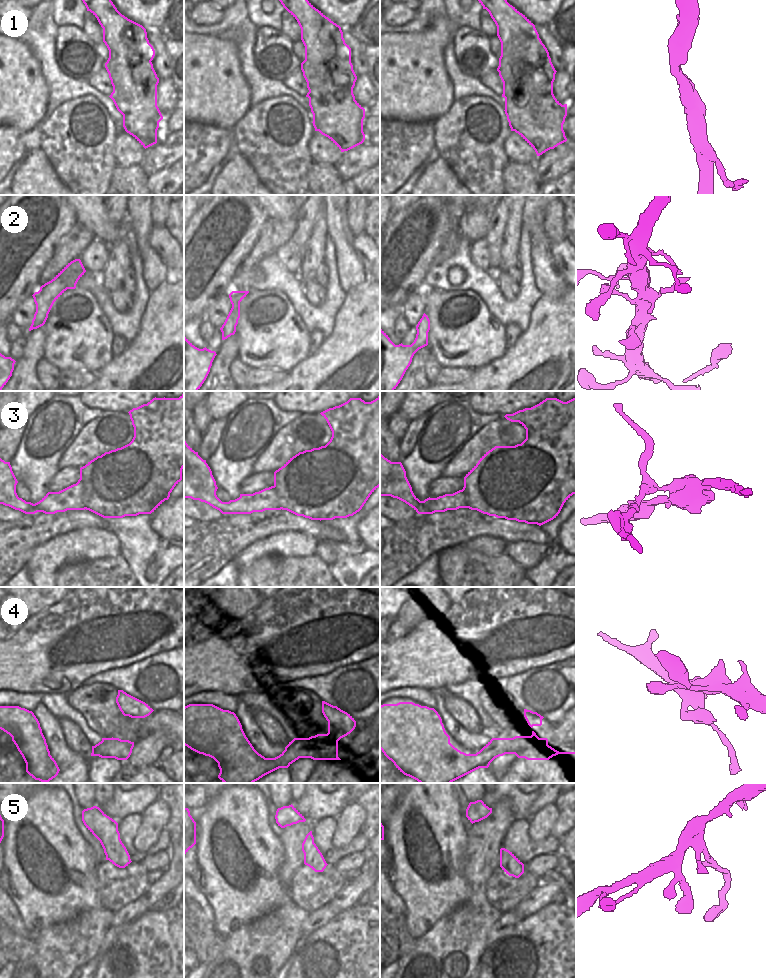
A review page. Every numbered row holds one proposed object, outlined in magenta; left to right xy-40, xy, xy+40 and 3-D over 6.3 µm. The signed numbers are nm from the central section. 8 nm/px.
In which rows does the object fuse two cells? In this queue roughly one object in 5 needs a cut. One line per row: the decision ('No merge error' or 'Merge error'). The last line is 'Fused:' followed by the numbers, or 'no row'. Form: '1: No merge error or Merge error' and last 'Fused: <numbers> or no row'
1: No merge error
2: No merge error
3: Merge error
4: No merge error
5: No merge error
Fused: 3

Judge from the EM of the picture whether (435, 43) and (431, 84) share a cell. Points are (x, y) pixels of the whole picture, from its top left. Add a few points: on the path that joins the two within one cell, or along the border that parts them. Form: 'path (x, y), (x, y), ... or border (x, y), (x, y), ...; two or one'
path (433, 53), (433, 71), (431, 74); one

